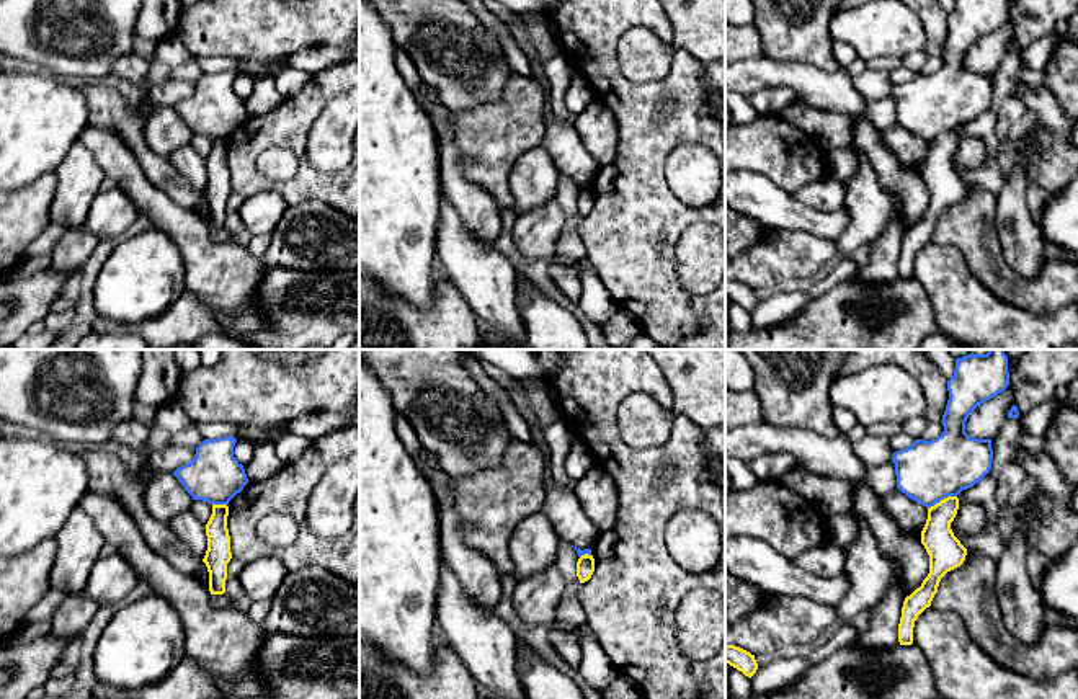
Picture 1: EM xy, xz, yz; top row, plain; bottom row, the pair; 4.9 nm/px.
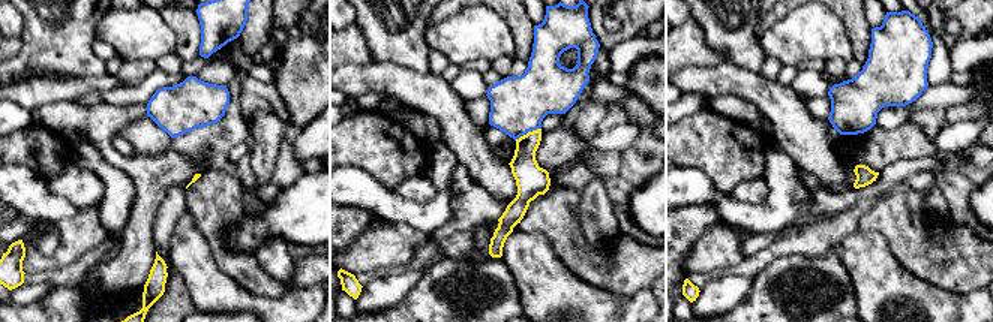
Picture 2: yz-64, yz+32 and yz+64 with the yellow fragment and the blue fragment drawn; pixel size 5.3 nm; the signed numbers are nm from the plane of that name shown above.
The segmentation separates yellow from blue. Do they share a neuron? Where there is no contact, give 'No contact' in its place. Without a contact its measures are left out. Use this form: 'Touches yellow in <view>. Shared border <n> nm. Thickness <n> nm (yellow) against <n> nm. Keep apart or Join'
Touches yellow in yz. Shared border 160 nm. Thickness 170 nm (yellow) against 300 nm. Keep apart

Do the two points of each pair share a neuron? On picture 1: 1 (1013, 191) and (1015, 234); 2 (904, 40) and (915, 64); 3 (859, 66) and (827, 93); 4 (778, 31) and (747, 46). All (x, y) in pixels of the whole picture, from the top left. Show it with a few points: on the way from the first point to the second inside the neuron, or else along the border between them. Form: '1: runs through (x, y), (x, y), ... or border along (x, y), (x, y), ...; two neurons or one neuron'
1: runs through (1013, 201), (1015, 224); one neuron
2: border along (923, 49), (913, 49), (900, 57); two neurons
3: border along (845, 71), (850, 77); two neurons
4: border along (753, 22), (760, 35), (763, 56); two neurons

